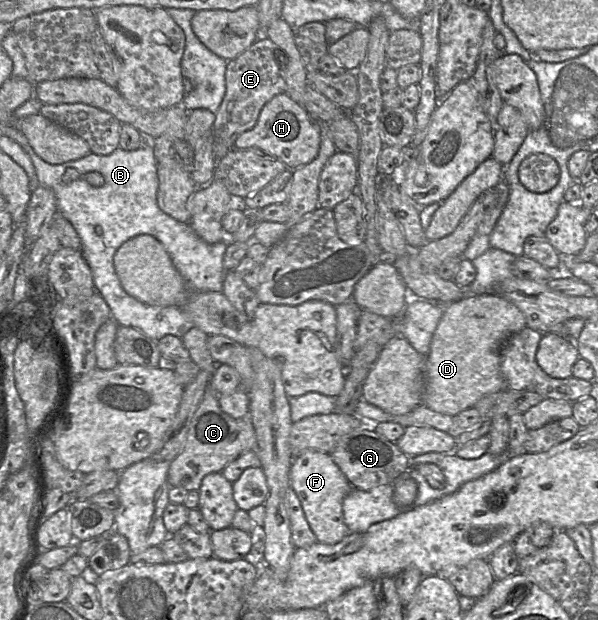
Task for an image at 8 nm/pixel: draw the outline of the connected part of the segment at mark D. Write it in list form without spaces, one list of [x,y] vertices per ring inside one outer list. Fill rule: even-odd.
[[[496,293],[471,295],[446,305],[425,358],[422,404],[455,416],[473,407],[482,396],[506,389],[500,370],[501,350],[510,336],[525,327],[519,308]]]

